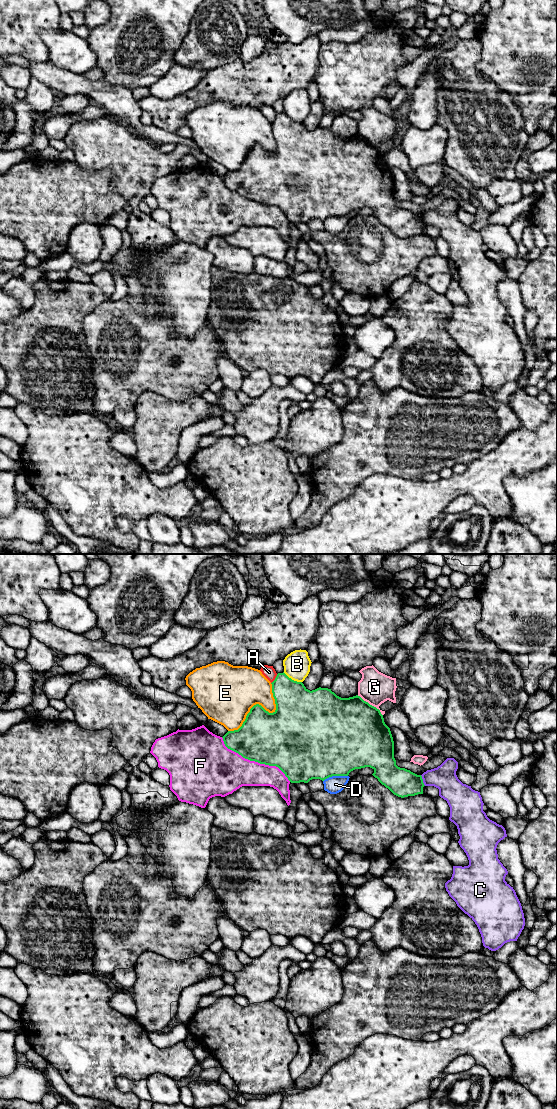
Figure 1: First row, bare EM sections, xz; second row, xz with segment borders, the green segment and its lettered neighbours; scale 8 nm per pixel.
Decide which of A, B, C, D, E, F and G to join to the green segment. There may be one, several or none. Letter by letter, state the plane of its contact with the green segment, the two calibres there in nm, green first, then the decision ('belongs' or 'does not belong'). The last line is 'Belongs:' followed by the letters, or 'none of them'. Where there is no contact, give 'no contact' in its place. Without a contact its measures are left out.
A: meets green in xz; 300 nm thick on the green side, 100 nm on the other; does not belong
B: meets green in xz; 360 nm thick on the green side, 220 nm on the other; does not belong
C: meets green in xz; 220 nm thick on the green side, 200 nm on the other; belongs
D: meets green in xz; 500 nm thick on the green side, 140 nm on the other; does not belong
E: meets green in xz; 400 nm thick on the green side, 380 nm on the other; does not belong
F: meets green in xz; 440 nm thick on the green side, 340 nm on the other; does not belong
G: meets green in xz; 500 nm thick on the green side, 260 nm on the other; does not belong
Belongs: C

